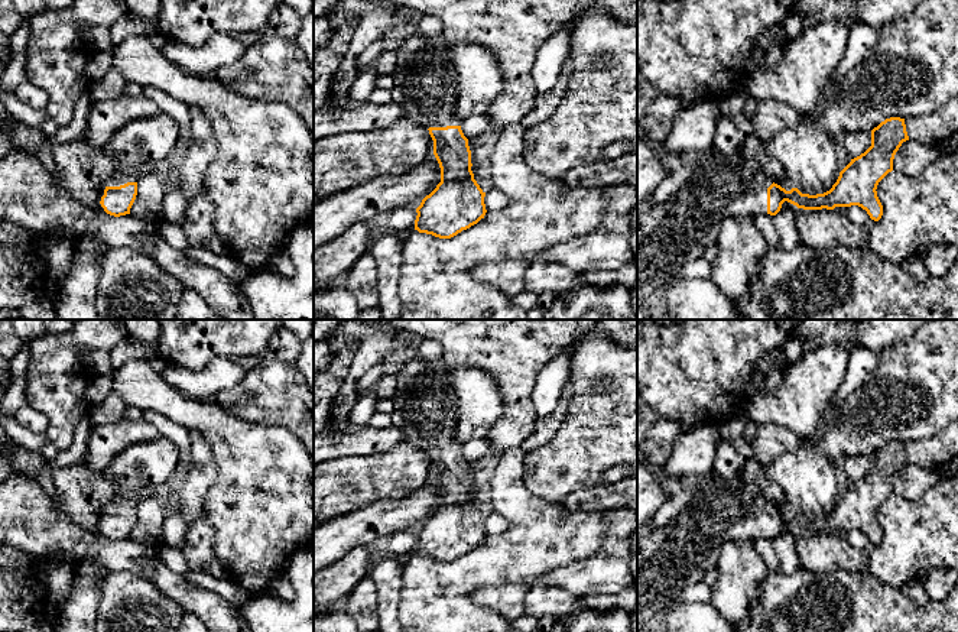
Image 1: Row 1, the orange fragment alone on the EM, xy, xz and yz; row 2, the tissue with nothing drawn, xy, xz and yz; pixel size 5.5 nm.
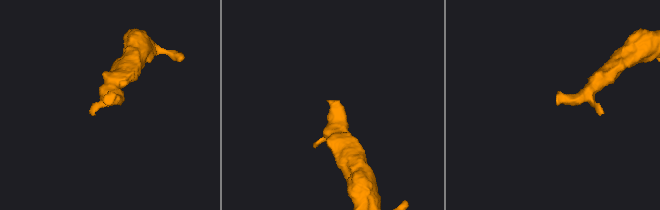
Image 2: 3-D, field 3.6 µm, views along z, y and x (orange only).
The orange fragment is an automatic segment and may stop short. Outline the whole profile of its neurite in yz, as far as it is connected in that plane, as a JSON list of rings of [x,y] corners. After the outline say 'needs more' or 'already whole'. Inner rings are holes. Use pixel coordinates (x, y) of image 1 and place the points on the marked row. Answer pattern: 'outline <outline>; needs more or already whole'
outline [[[890,117],[871,130],[871,146],[840,172],[837,182],[824,194],[786,191],[763,169],[737,155],[714,153],[695,168],[692,176],[665,202],[644,207],[637,213],[637,304],[656,289],[666,289],[688,260],[702,259],[705,249],[717,244],[721,224],[735,215],[776,215],[785,201],[803,210],[834,210],[858,205],[871,220],[879,221],[883,205],[877,197],[879,182],[893,171],[893,159],[903,142],[909,140],[905,119]]]; needs more

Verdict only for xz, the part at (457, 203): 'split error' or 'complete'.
split error

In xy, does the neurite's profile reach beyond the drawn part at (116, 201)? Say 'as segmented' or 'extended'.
extended

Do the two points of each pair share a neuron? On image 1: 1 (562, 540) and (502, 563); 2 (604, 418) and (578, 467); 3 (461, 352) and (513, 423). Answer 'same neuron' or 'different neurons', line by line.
1: same neuron
2: same neuron
3: same neuron

